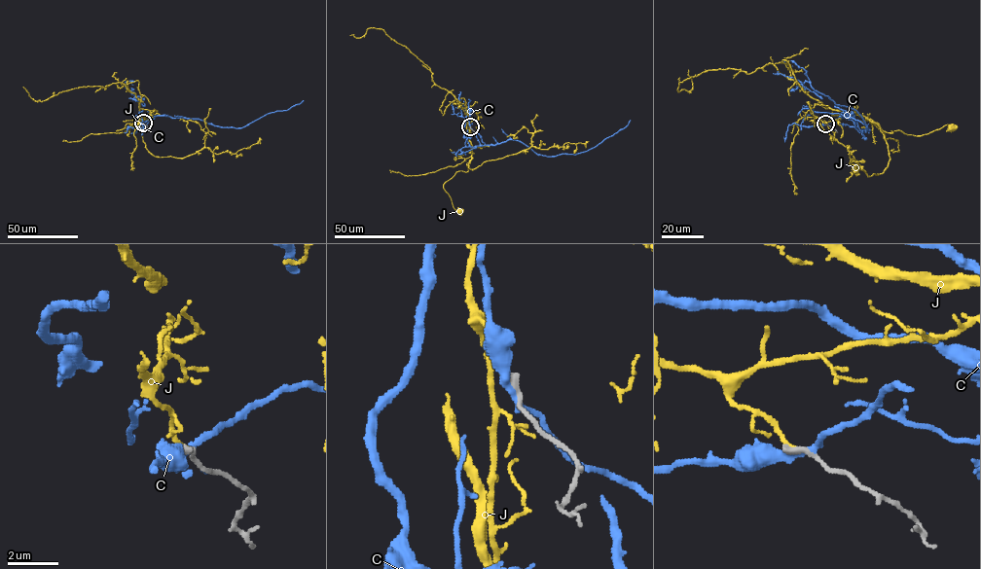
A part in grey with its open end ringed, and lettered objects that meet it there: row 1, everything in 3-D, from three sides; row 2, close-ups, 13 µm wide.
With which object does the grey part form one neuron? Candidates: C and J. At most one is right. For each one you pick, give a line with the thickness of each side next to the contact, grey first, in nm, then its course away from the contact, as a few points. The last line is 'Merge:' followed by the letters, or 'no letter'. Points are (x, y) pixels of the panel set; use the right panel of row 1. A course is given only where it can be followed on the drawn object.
J: 320 nm thick on the grey side, 130 nm on the other; it runs (825, 124), (822, 117), (852, 112), (877, 123), (886, 132), (900, 130), (918, 135), (947, 124), (952, 127)
Merge: J

